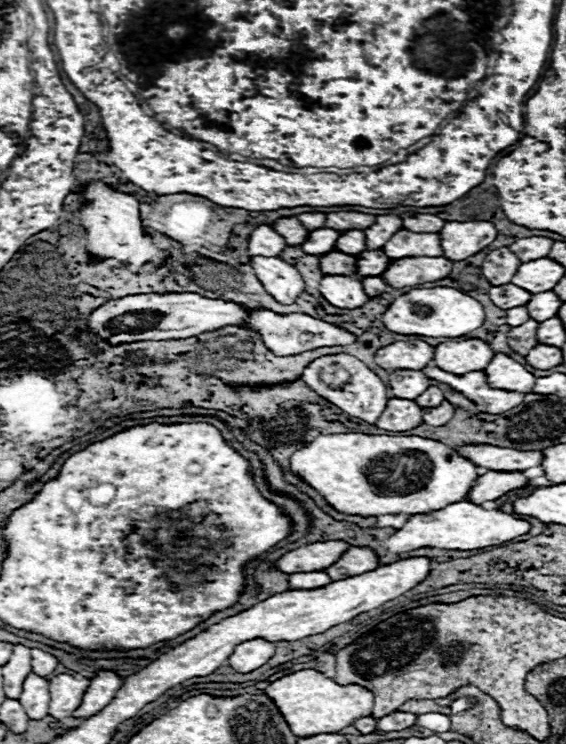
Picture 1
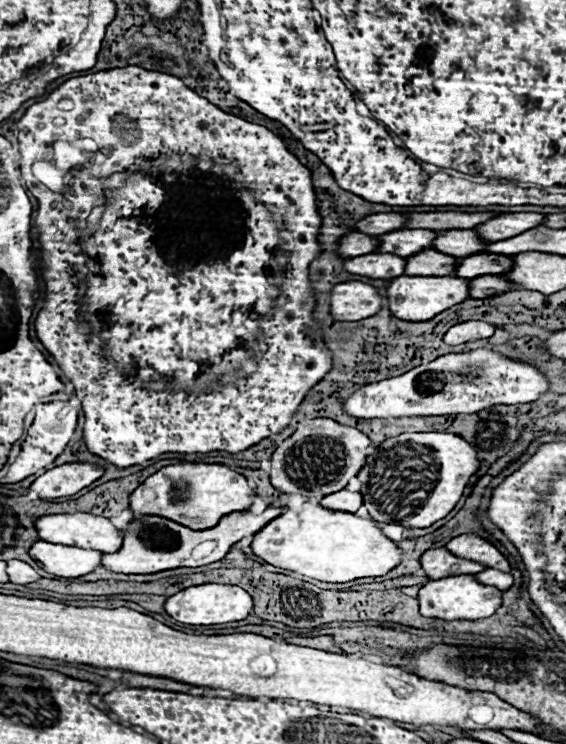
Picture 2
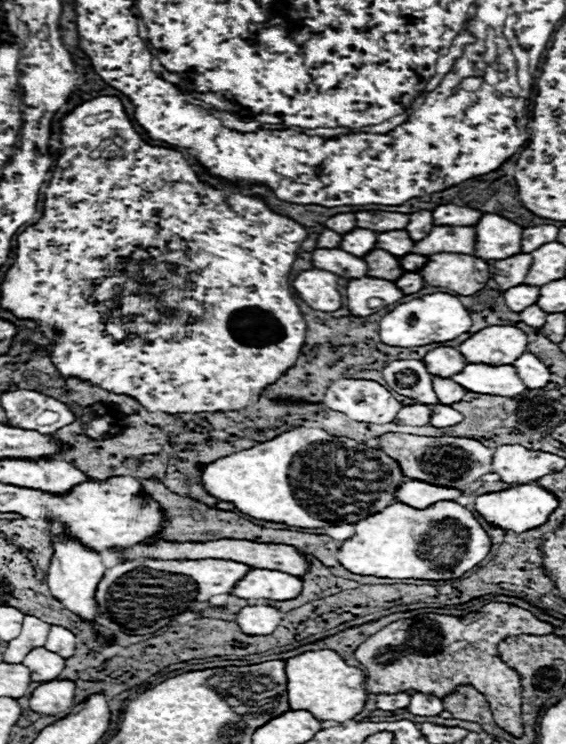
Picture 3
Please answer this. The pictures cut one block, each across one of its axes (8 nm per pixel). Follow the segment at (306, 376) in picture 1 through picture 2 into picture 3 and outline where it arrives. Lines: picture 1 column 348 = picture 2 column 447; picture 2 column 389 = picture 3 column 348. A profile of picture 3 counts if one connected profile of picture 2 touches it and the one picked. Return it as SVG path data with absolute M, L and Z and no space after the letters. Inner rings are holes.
M336 380L324 396L324 404L342 412L350 420L368 424L386 424L396 418L402 404L374 380Z

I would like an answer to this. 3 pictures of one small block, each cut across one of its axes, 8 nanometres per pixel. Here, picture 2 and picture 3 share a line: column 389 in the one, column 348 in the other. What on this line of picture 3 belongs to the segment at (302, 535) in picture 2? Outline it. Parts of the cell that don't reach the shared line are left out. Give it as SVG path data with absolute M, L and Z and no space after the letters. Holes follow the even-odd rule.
M450 500L436 502L436 504L428 506L428 508L410 508L410 506L402 504L402 502L394 502L394 504L386 506L382 512L376 512L376 514L366 516L364 520L358 520L354 524L354 536L348 538L336 550L336 558L348 572L360 574L360 576L416 578L416 580L454 580L454 578L460 578L470 568L474 568L488 554L488 550L490 550L490 538L486 536L484 528L474 518L474 514L468 512L464 506L460 506L456 502L450 502ZM428 532L432 532L430 536L436 536L436 542L438 542L438 538L440 538L440 542L444 542L444 546L440 550L436 550L436 554L442 554L442 556L430 556L432 552L426 552L426 554L418 552L418 546L426 542Z

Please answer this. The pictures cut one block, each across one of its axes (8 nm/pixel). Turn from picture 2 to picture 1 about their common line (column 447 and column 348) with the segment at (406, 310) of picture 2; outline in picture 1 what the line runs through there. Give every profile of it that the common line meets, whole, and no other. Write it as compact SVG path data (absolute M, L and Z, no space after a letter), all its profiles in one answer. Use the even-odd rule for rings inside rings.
M326 274L320 282L320 292L336 308L360 308L366 300L370 300L362 288L362 282L352 276Z

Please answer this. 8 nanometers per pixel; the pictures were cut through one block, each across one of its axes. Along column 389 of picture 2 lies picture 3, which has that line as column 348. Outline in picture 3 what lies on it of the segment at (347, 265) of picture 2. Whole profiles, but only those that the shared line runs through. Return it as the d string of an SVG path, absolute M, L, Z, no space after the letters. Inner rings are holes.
M316 248L312 252L312 262L318 270L330 270L342 278L364 278L368 274L368 264L364 258L350 256L340 248Z

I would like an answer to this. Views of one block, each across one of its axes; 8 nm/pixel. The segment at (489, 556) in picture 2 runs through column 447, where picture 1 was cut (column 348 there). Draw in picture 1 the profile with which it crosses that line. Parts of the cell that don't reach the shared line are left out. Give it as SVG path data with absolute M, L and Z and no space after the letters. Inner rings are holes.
M330 540L330 542L314 542L308 546L300 546L296 550L286 552L274 562L274 568L284 574L294 574L294 572L316 572L318 568L328 568L334 564L342 552L346 552L350 544L340 542L340 540Z

